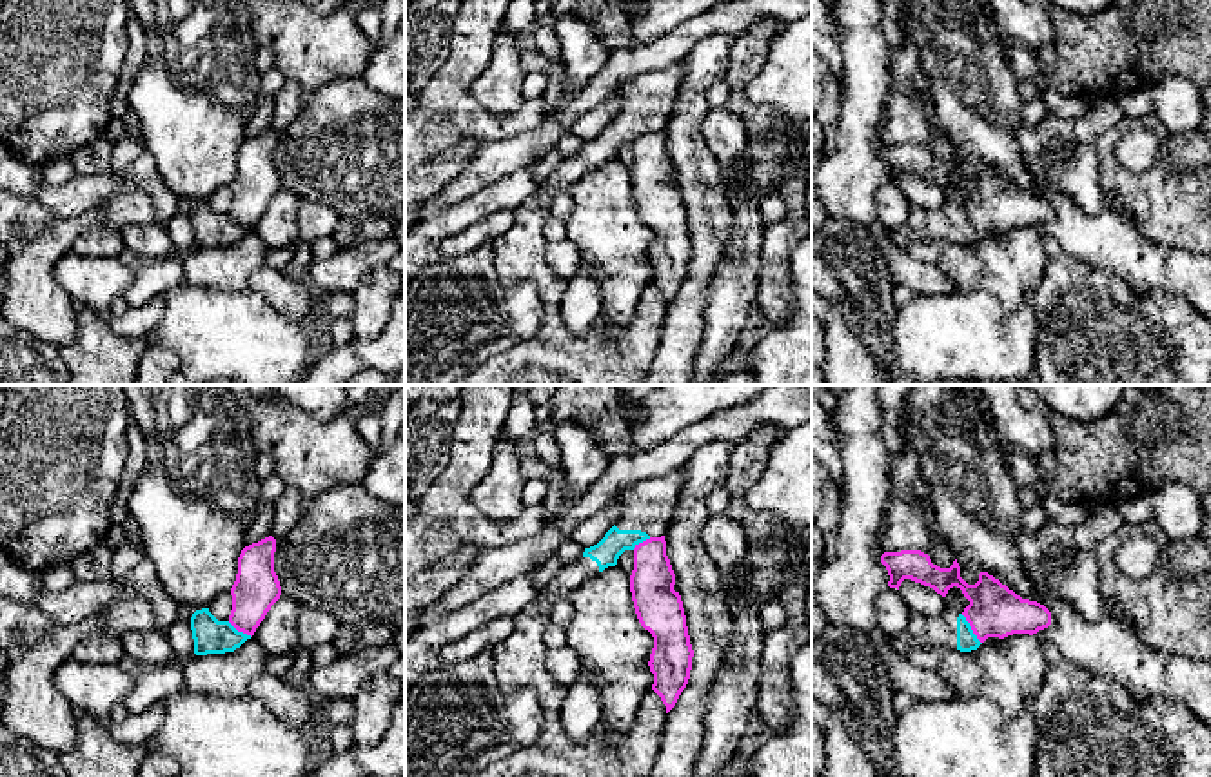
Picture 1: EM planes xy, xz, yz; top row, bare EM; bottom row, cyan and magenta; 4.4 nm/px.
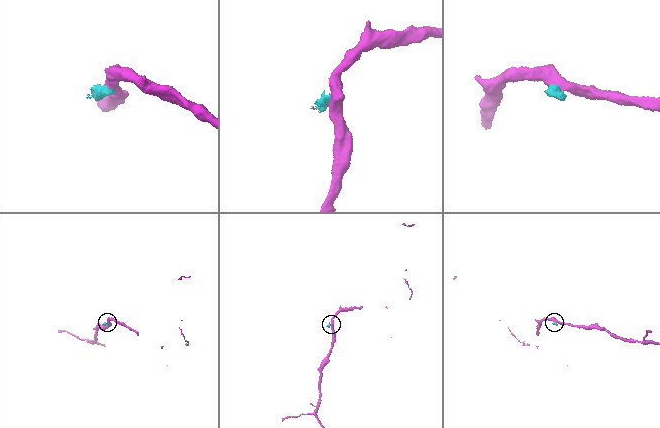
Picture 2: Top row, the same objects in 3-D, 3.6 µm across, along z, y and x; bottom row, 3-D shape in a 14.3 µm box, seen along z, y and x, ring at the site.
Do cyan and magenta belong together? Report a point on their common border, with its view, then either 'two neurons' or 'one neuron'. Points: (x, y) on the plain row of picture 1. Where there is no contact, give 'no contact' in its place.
meets cyan in yz at (970, 222); two neurons

